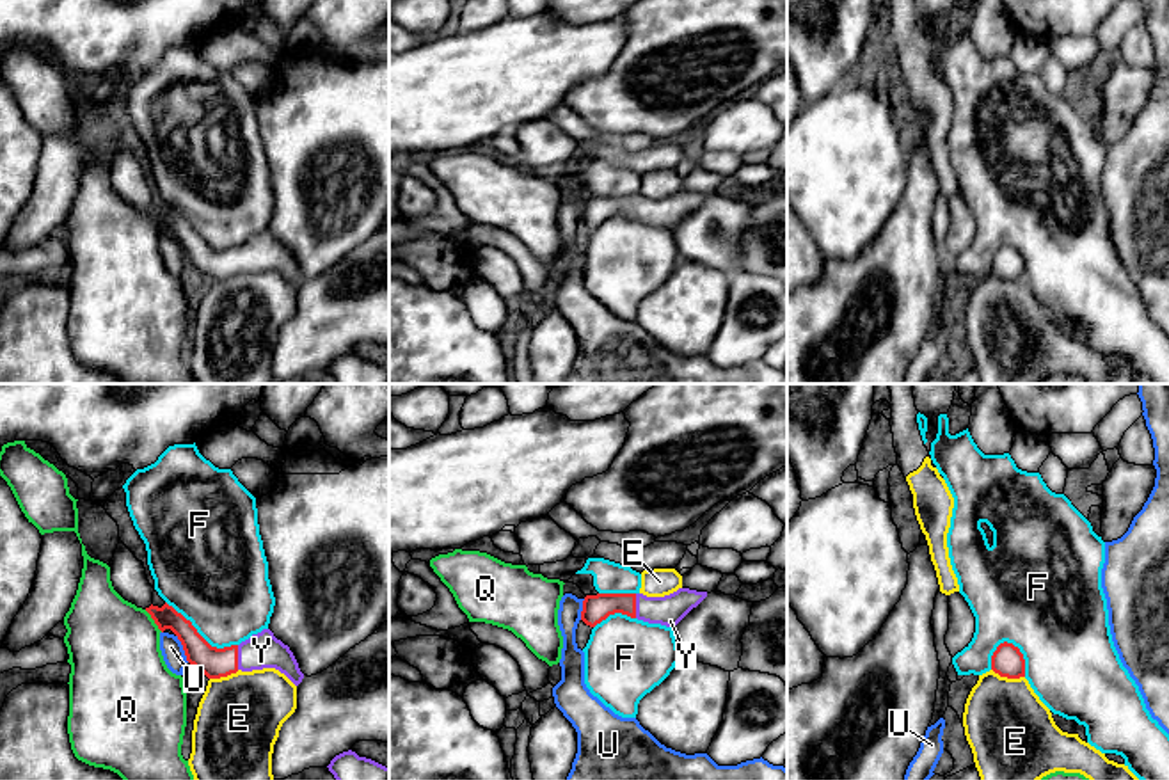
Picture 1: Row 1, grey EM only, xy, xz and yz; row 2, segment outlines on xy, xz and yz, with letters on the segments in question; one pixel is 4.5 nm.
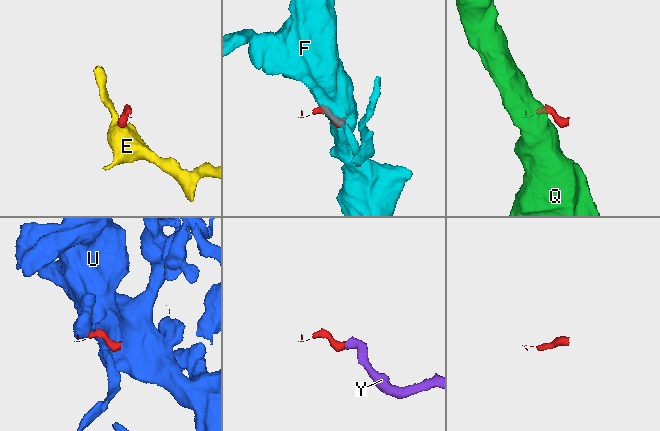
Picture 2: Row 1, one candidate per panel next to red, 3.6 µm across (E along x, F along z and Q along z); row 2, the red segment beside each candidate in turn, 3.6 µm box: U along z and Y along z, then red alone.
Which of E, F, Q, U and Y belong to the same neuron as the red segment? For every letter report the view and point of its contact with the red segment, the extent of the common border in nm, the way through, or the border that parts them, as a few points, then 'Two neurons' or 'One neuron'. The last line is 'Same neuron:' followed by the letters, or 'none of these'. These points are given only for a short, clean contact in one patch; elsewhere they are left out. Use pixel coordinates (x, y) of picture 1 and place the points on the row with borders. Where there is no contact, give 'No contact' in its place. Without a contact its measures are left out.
E: Touches red at yz (1008, 677). Shared border 160 nm. Boundary: yz (992, 668), (1001, 676), (1024, 677). Two neurons
F: Touches red at xy (199, 635). Shared border 380 nm. Two neurons
Q: Touches red at xy (153, 619). Shared border 130 nm. Boundary: xy (144, 610), (162, 631). Two neurons
U: Touches red at xy (183, 649). Shared border 140 nm. Boundary: xy (176, 635), (189, 661). Two neurons
Y: Touches red at xy (237, 658). Shared border 110 nm. One neuron
Same neuron: Y

